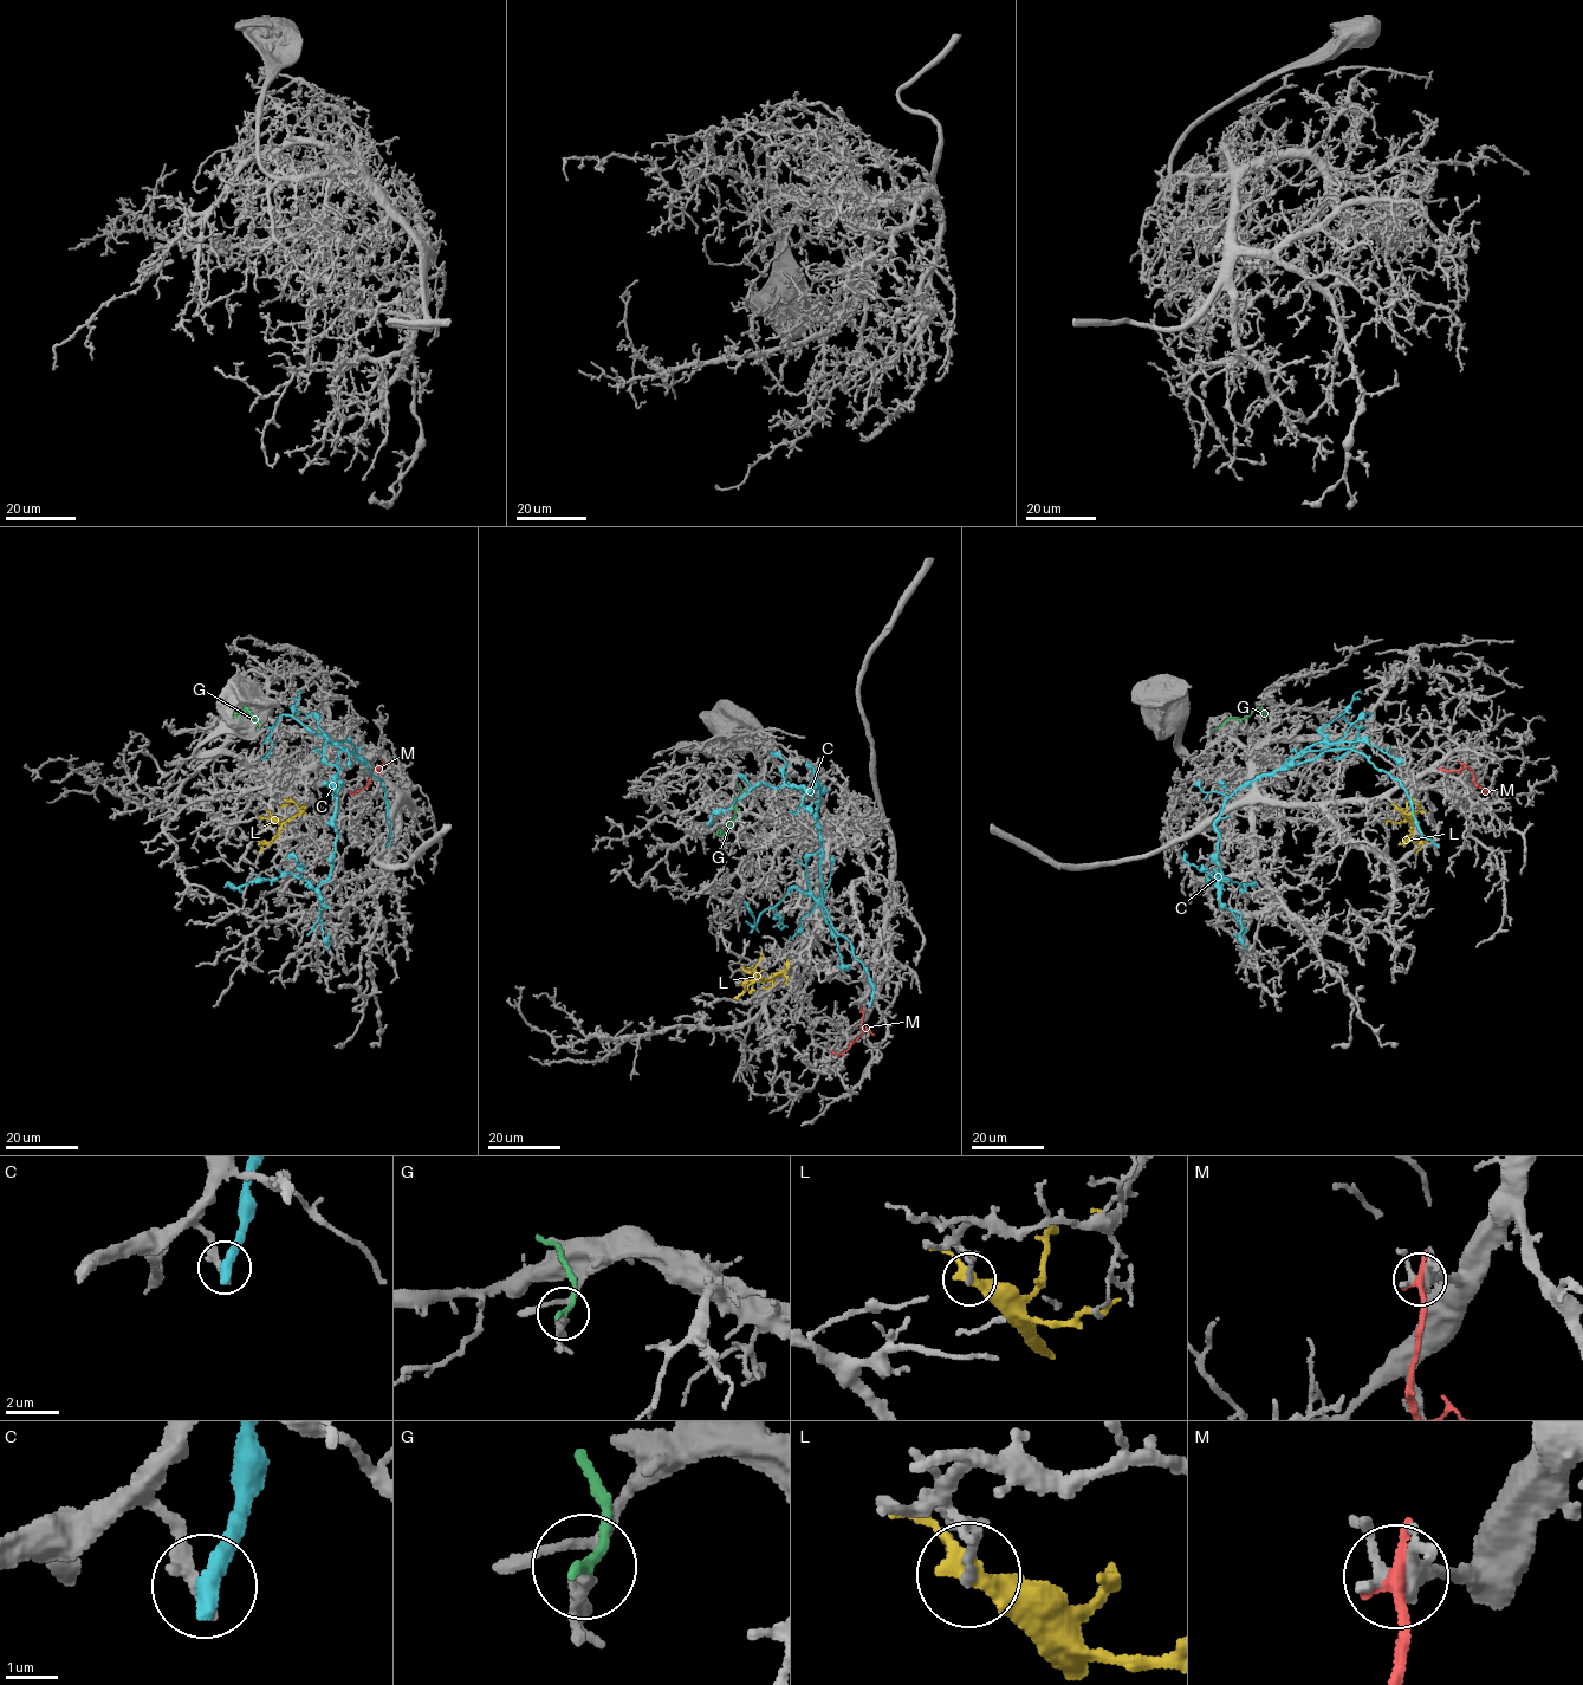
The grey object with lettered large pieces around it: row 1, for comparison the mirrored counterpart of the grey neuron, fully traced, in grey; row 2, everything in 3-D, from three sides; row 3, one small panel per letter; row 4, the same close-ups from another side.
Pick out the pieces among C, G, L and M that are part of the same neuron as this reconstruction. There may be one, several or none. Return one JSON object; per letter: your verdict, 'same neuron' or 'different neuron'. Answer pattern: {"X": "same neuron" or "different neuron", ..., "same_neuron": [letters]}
{"C": "different neuron", "G": "different neuron", "L": "different neuron", "M": "different neuron", "same_neuron": []}

